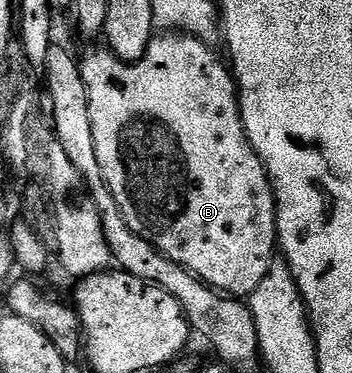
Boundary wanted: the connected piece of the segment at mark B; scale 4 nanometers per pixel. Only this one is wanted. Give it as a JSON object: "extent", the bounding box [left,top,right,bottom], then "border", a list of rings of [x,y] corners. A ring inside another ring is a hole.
{"extent":[80,31,278,299],"border":[[[166,31],[152,38],[138,61],[122,61],[109,51],[90,53],[86,58],[83,56],[80,64],[86,88],[88,115],[92,121],[92,143],[96,143],[96,159],[100,161],[100,171],[104,175],[106,186],[112,191],[122,218],[126,220],[130,230],[152,243],[152,247],[172,259],[172,263],[184,267],[192,276],[199,277],[210,288],[231,297],[246,299],[256,291],[256,287],[260,287],[260,279],[268,275],[268,267],[276,260],[278,204],[274,201],[274,188],[270,176],[266,174],[264,163],[250,146],[250,141],[242,129],[242,114],[238,111],[236,86],[231,70],[224,64],[223,58],[214,57],[213,51],[206,45],[209,44],[203,43],[197,37],[177,31]]]}

